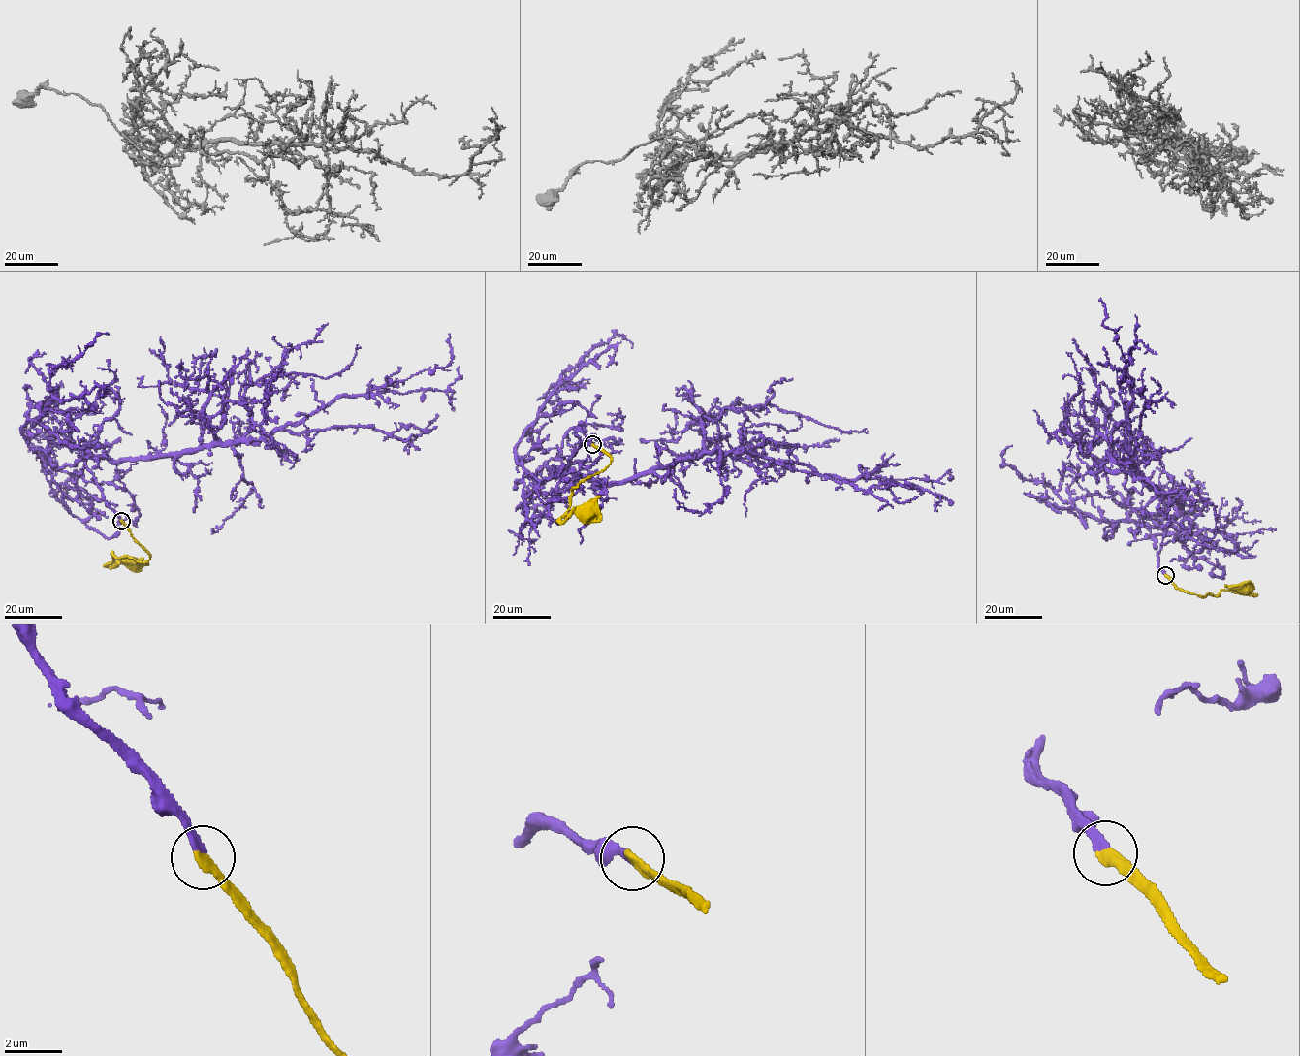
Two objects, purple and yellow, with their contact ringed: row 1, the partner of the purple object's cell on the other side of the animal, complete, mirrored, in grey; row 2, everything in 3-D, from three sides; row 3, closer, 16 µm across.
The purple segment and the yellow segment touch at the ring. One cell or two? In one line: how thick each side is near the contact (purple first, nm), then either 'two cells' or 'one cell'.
280 nm thick on the purple side, 360 nm on the other; one cell

